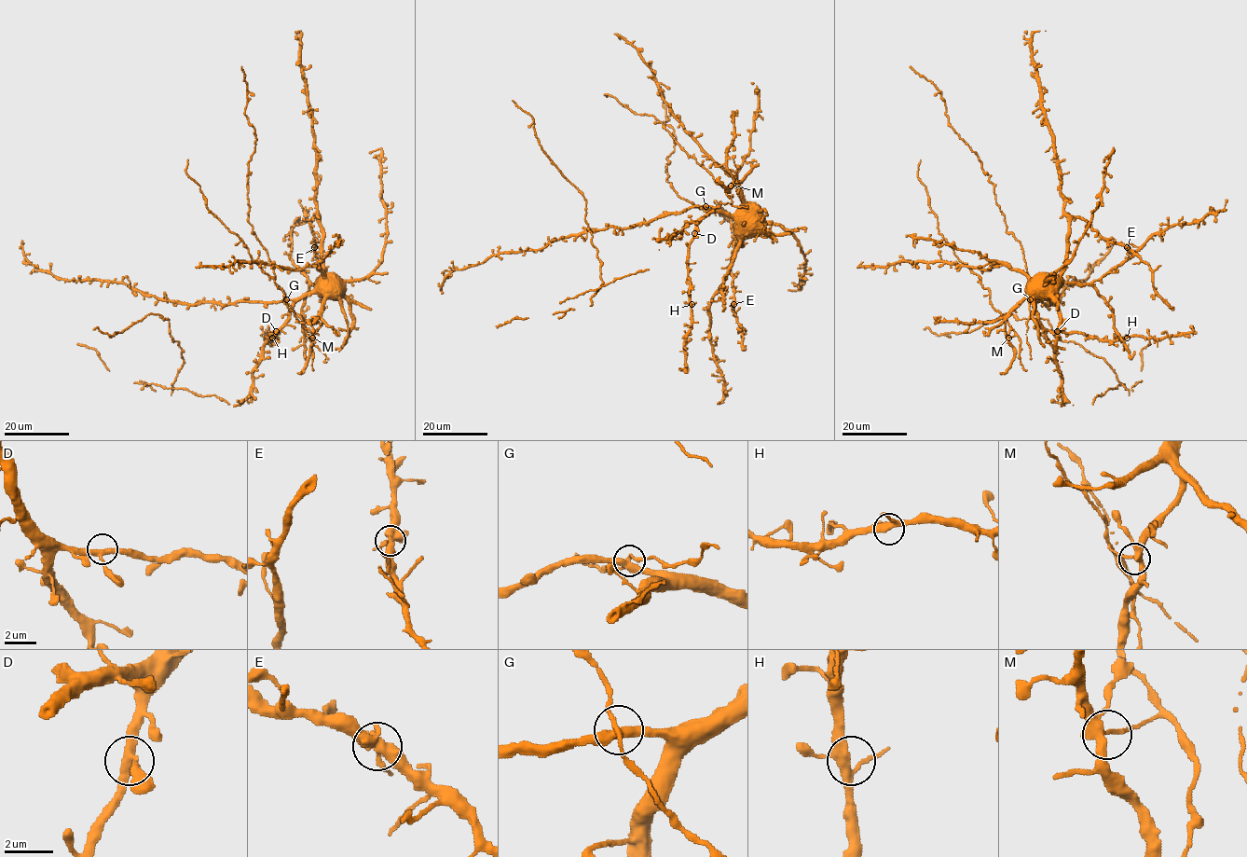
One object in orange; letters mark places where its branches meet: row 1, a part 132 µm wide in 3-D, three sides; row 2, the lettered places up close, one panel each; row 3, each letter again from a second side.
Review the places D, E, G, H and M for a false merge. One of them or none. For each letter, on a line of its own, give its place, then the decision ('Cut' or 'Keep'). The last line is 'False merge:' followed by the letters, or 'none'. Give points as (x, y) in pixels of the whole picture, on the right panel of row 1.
D: Place: (1057, 331). Keep
E: Place: (1127, 247). Keep
G: Place: (1030, 299). Keep
H: Place: (1127, 338). Keep
M: Place: (1008, 338). Keep
False merge: none

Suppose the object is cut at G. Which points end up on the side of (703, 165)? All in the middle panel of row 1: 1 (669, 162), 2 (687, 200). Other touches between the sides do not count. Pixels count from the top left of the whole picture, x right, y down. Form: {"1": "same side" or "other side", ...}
{"1": "other side", "2": "other side"}

